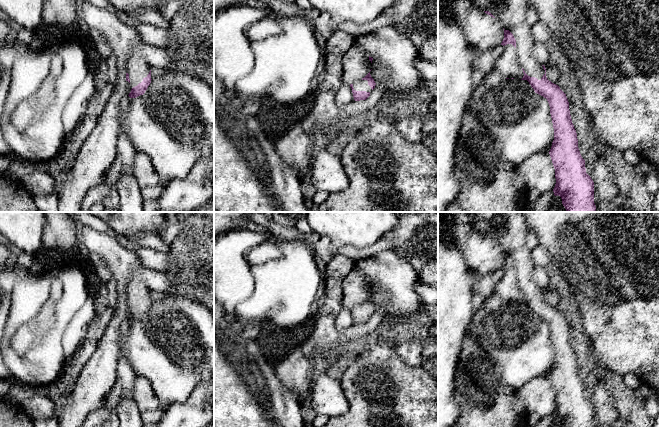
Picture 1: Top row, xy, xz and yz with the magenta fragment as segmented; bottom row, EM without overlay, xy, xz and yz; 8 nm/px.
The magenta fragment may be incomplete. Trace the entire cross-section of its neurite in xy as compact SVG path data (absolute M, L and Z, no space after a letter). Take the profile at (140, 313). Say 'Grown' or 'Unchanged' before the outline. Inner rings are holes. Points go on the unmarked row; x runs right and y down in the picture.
Grown. M140 271L134 272L127 284L126 305L132 311L129 317L130 322L143 319L151 307L151 294L148 286L143 282Z

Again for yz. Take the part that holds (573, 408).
Grown. M464 212L470 219L471 225L491 241L495 242L504 253L504 263L501 269L512 268L516 272L517 281L522 290L524 300L521 304L527 304L535 317L547 323L550 330L550 338L554 352L554 364L549 375L554 393L556 408L553 413L555 420L560 420L562 427L594 427L594 406L591 401L586 397L585 384L582 382L579 372L577 357L572 347L569 326L566 318L560 311L546 301L546 292L540 288L533 280L533 271L535 266L532 262L531 250L527 246L527 236L530 229L525 221L521 212Z

